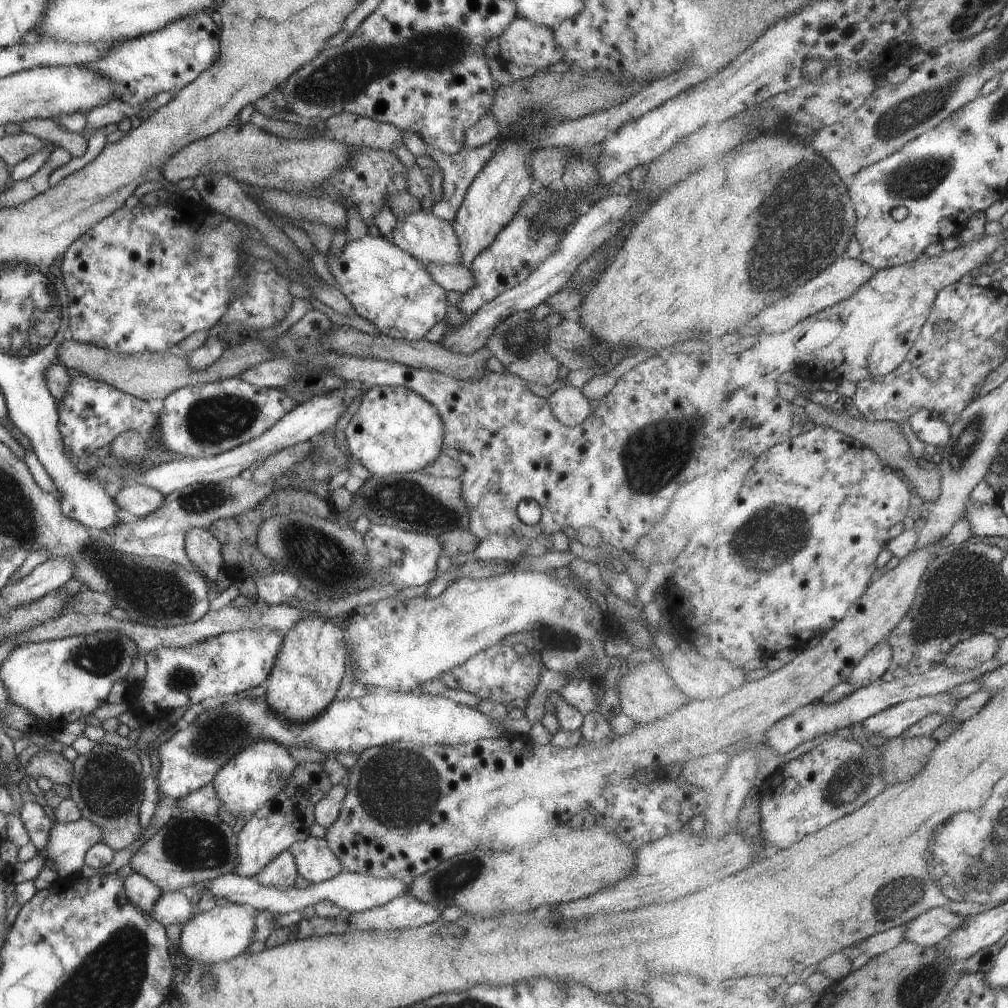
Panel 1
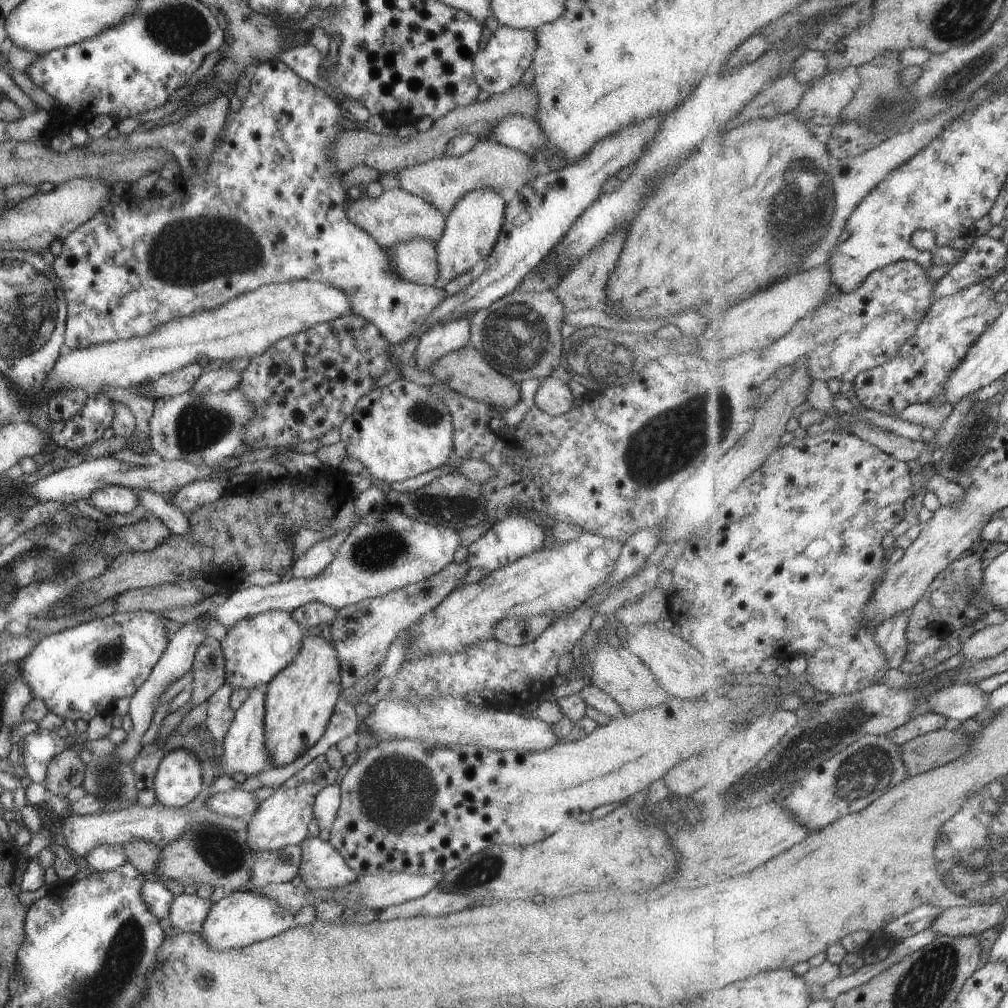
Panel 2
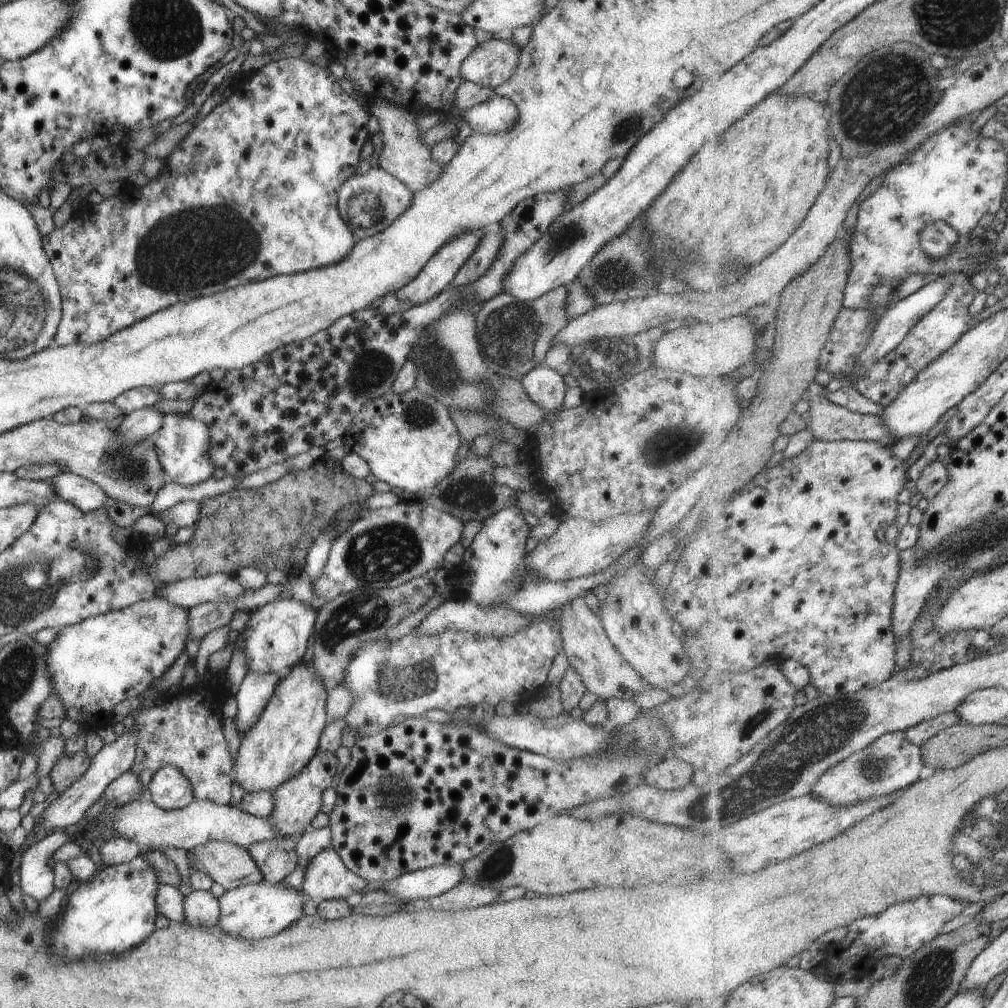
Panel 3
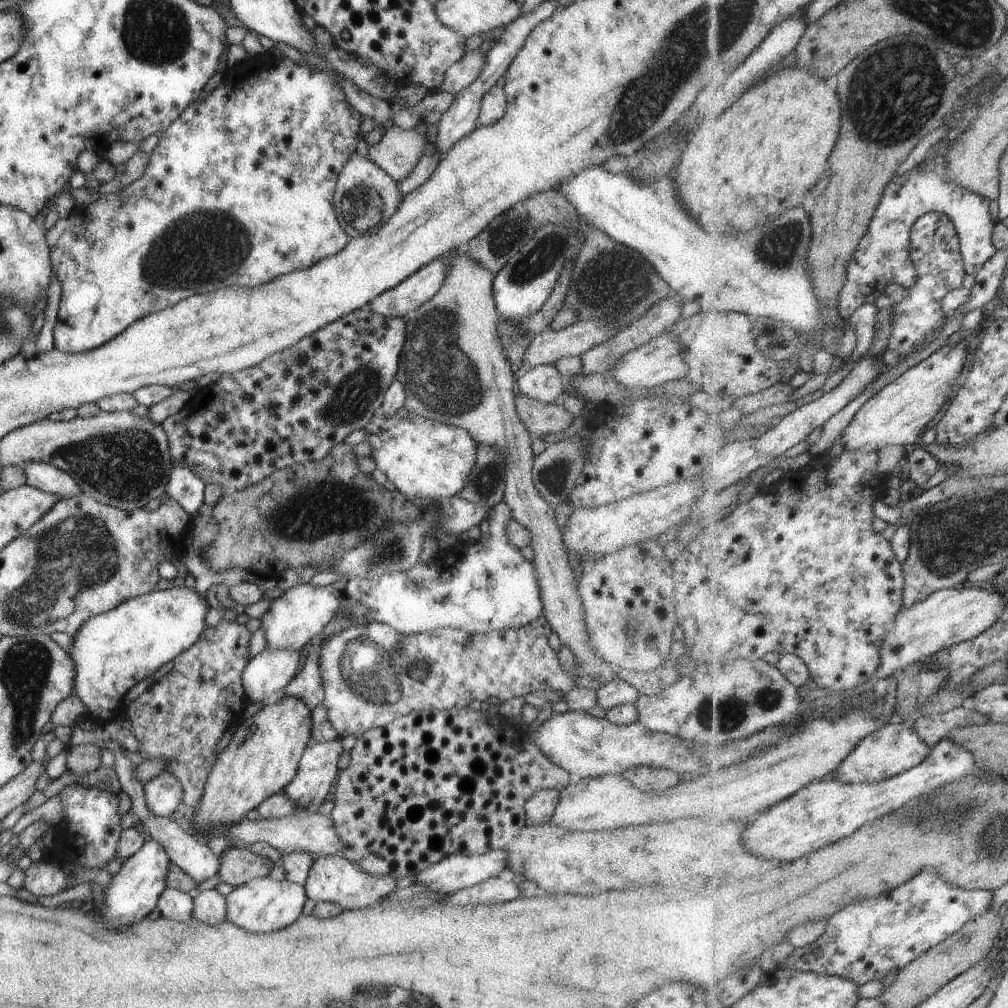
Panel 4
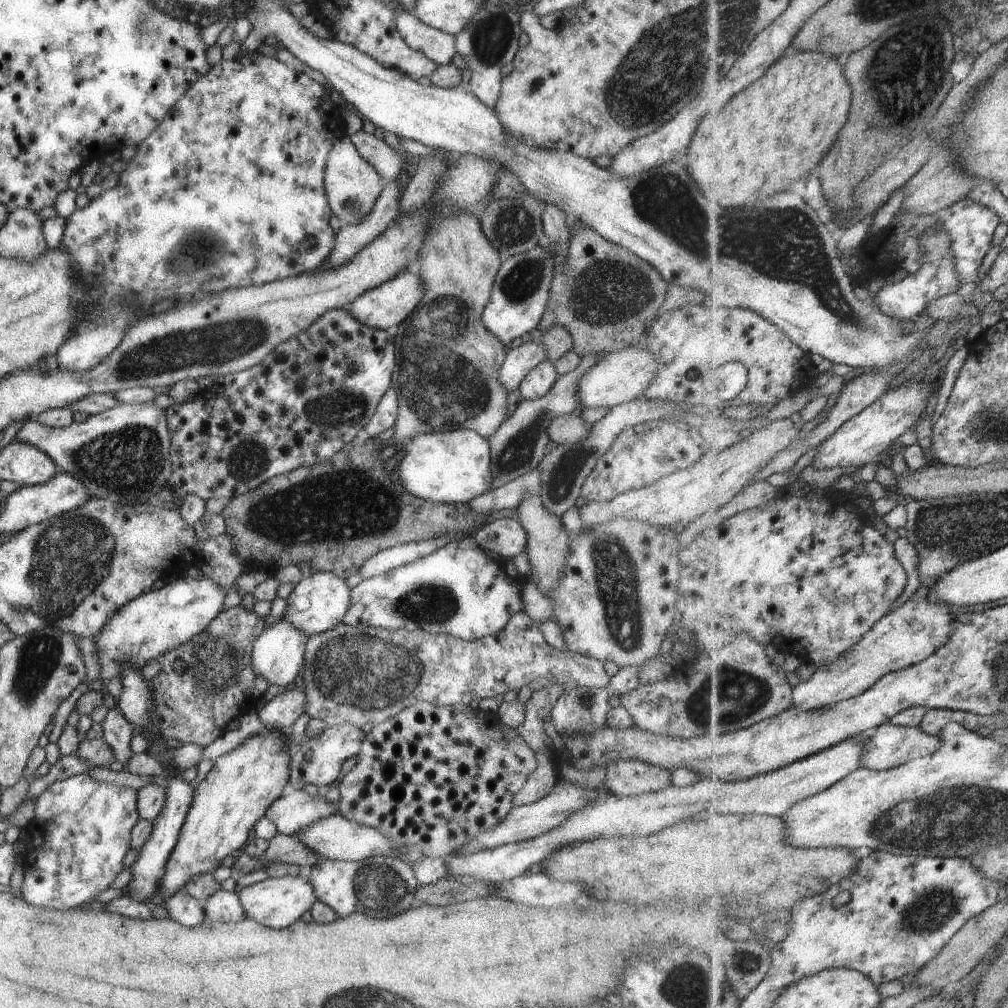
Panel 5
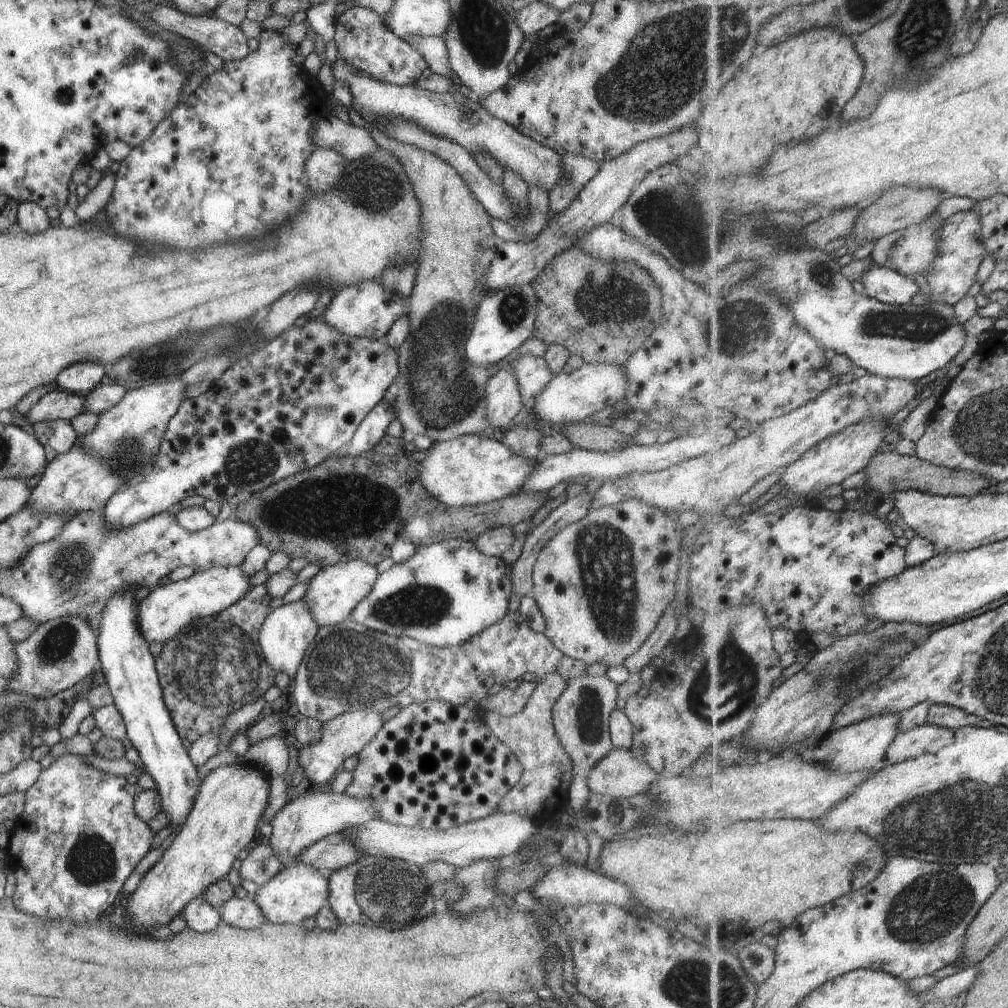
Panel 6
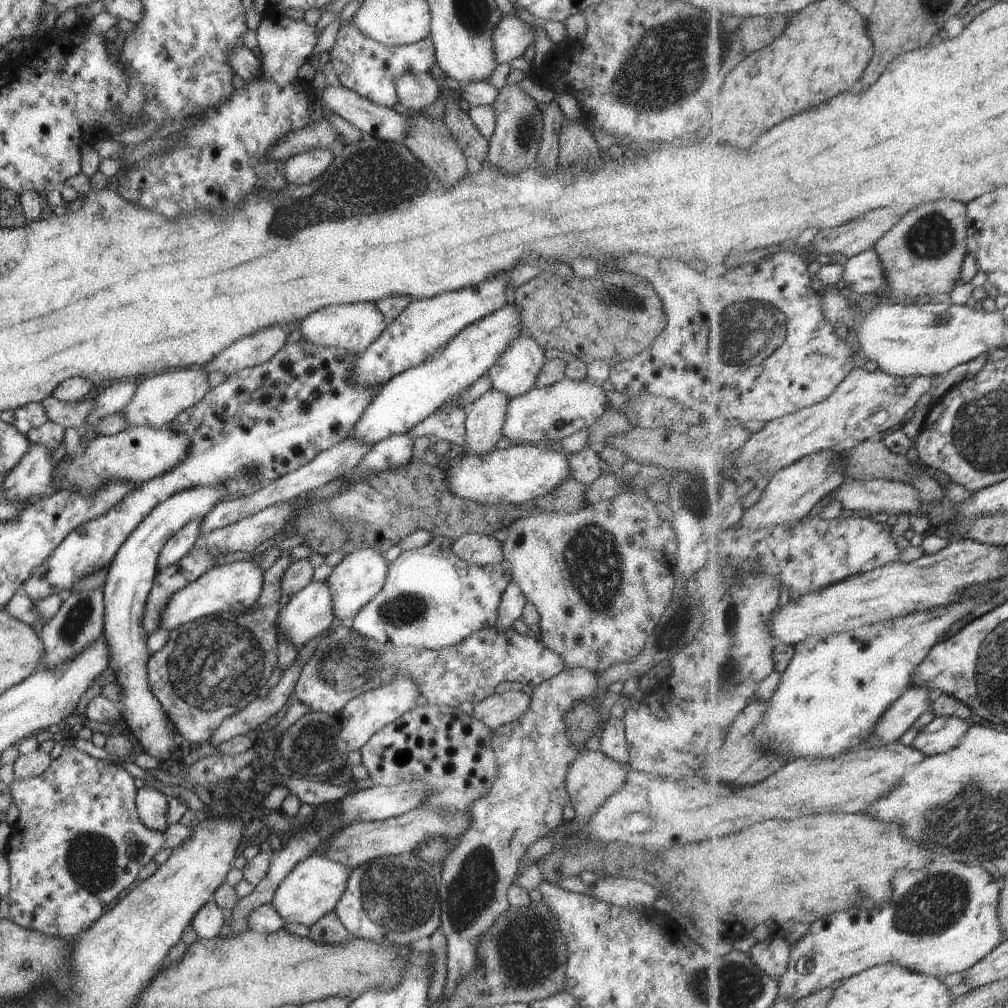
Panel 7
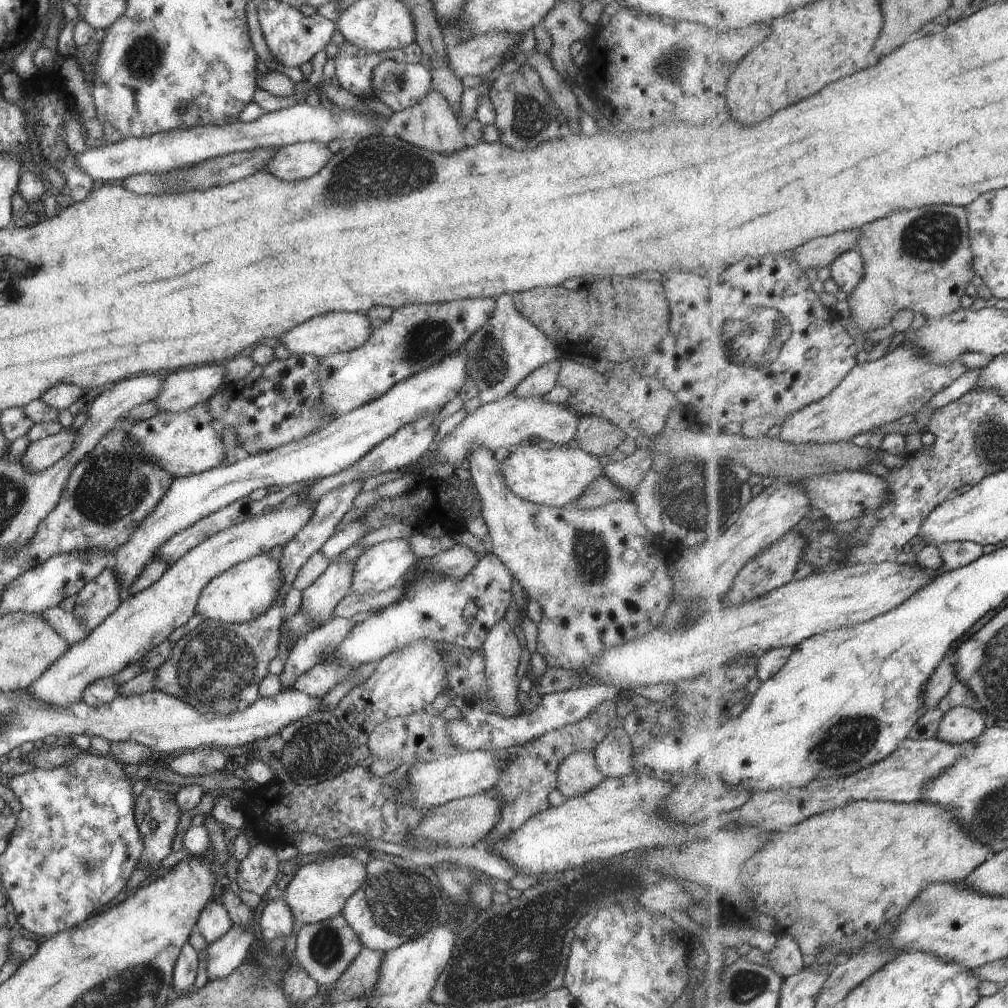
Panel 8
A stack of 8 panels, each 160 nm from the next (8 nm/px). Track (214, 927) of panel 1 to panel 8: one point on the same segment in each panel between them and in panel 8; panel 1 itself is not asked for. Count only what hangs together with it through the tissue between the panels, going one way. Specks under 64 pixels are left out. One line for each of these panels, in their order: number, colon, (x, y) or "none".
2: (240, 918)
3: (254, 910)
4: (261, 905)
5: (276, 902)
6: (297, 891)
7: (311, 888)
8: (317, 890)

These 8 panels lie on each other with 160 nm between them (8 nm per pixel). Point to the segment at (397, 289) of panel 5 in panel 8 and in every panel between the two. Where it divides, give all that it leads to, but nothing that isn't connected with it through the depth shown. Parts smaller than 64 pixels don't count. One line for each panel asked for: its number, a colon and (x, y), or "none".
6: (367, 310)
7: (353, 327)
8: (324, 335)

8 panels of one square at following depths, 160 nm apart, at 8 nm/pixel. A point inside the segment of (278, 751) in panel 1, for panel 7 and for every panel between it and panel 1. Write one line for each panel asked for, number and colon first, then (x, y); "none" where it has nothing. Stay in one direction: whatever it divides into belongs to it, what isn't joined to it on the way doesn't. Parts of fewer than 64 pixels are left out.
2: (242, 749)
3: (255, 689)
4: (269, 671)
5: (277, 654)
6: (286, 631)
7: (308, 612)

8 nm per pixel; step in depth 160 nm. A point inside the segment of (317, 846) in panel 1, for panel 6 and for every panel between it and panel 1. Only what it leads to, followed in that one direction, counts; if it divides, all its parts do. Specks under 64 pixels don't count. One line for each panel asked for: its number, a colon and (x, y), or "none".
2: (321, 867)
3: (325, 877)
4: (331, 878)
5: (382, 885)
6: (376, 891)

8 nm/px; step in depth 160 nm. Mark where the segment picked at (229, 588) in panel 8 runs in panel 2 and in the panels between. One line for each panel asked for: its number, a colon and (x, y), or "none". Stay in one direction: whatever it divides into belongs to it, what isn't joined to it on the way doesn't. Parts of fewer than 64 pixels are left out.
2: (78, 672)
3: (93, 664)
4: (112, 651)
5: (154, 622)
6: (161, 613)
7: (231, 587)

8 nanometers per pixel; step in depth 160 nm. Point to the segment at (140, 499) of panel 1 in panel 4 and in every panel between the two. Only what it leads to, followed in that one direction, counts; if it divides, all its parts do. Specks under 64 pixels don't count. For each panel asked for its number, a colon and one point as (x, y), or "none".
2: (114, 499)
3: (86, 496)
4: (39, 475)

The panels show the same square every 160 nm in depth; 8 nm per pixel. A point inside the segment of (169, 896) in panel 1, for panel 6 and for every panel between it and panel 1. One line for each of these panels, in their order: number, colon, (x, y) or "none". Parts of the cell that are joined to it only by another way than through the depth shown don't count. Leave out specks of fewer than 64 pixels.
2: (186, 912)
3: (200, 908)
4: (208, 906)
5: (222, 906)
6: (243, 913)

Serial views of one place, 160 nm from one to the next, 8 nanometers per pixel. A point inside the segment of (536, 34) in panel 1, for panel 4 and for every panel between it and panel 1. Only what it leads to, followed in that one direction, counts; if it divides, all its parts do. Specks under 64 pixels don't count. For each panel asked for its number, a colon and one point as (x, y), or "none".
2: (497, 67)
3: (490, 63)
4: (463, 71)

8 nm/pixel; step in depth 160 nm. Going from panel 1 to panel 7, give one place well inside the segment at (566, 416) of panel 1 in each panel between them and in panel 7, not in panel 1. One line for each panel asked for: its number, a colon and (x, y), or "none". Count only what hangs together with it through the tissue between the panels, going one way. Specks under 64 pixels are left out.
2: (552, 397)
3: (544, 387)
4: (543, 383)
5: (539, 379)
6: (531, 372)
7: (514, 372)

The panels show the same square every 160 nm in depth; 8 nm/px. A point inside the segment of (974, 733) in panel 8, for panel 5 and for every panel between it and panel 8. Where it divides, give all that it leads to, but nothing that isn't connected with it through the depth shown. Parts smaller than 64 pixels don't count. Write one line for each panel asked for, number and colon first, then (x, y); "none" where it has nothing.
5: (891, 746)
6: (930, 738)
7: (943, 734)

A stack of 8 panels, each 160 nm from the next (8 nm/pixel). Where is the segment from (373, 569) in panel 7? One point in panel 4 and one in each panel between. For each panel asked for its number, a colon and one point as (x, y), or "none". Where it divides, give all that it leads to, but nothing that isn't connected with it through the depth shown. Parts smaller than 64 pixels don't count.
4: (291, 620)
5: (316, 603)
6: (332, 592)

